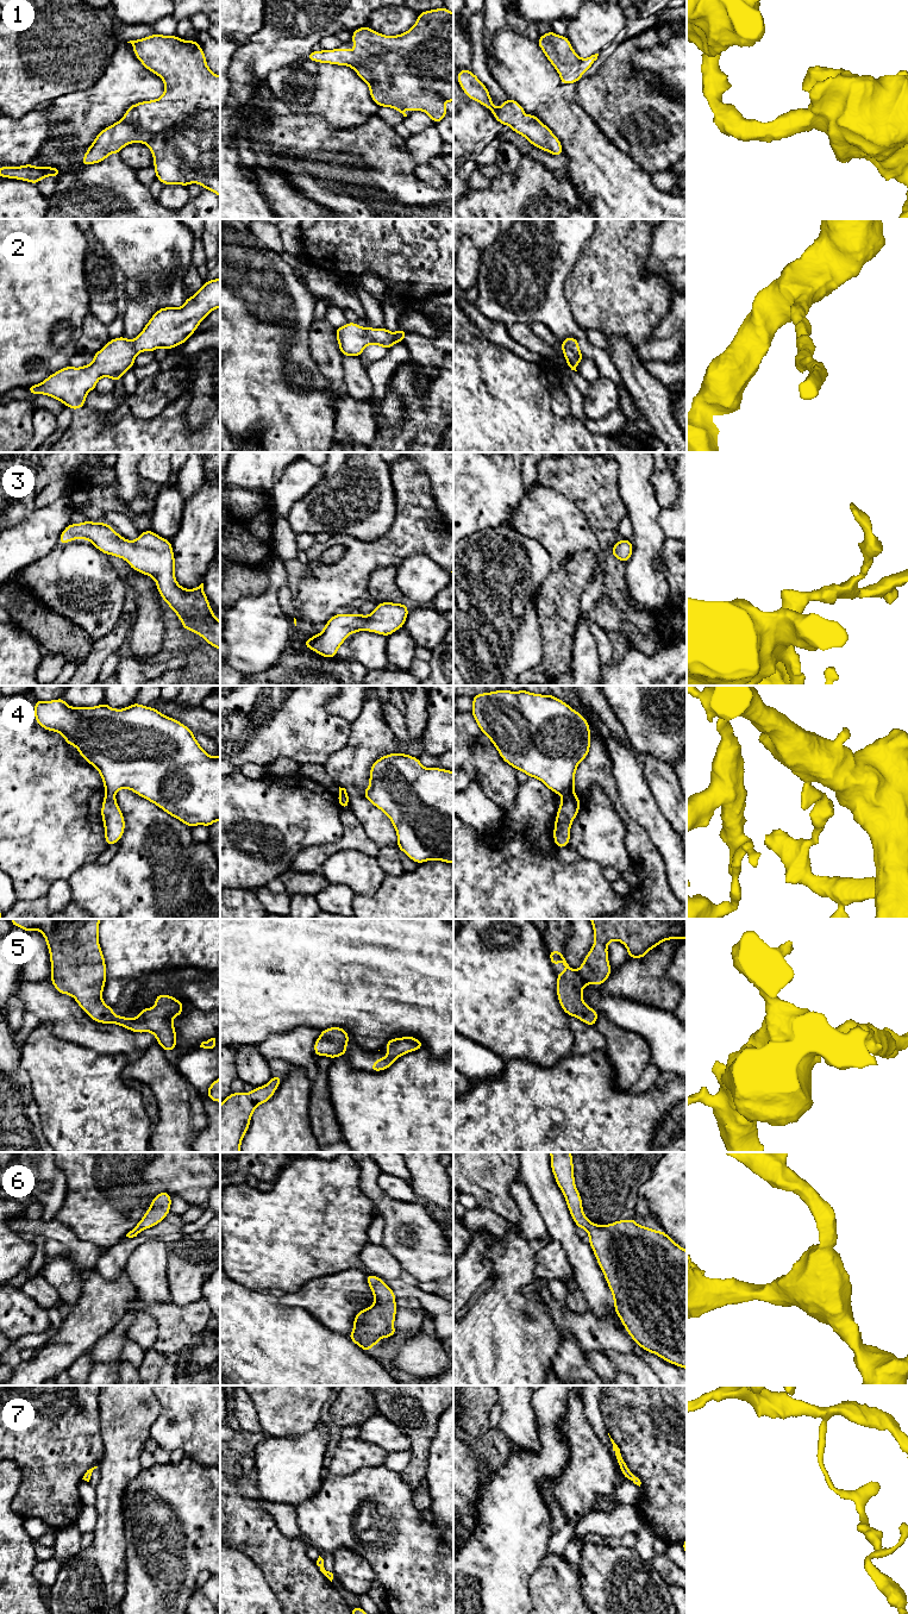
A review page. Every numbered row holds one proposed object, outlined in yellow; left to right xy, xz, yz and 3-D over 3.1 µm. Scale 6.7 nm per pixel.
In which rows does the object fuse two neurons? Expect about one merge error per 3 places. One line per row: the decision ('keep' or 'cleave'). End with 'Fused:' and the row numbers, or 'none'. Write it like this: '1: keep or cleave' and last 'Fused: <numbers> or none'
1: keep
2: keep
3: keep
4: cleave
5: keep
6: keep
7: cleave
Fused: 4, 7

